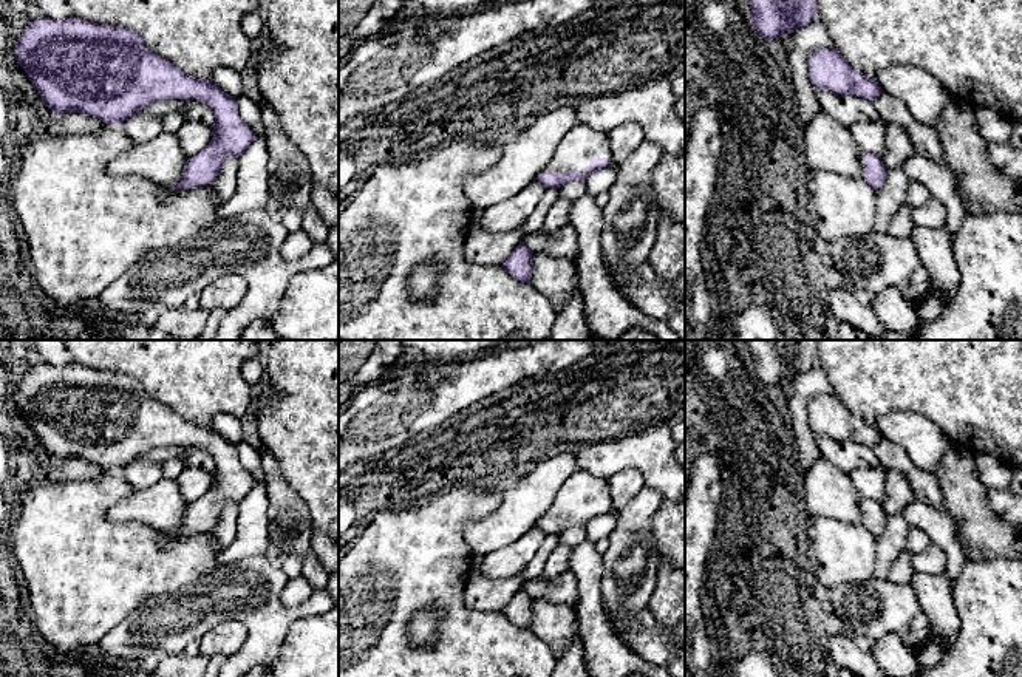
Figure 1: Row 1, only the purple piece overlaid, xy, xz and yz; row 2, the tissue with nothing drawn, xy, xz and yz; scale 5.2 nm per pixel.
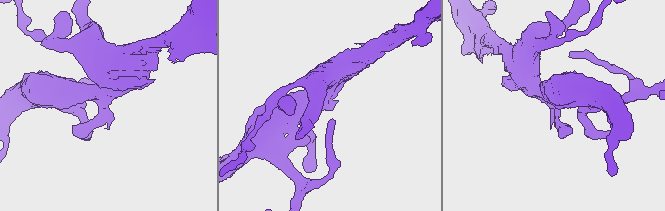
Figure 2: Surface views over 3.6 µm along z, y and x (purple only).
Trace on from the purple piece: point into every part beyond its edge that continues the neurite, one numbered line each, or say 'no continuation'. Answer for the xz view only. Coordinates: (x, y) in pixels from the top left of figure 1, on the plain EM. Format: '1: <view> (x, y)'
1: xz (582, 489)

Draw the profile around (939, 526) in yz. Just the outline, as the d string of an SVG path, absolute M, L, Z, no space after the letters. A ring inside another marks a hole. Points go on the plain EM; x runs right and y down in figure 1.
M914 499L904 510L903 516L912 527L923 530L931 543L937 544L946 555L945 575L954 586L963 564L965 555L956 539L956 526L952 518L946 512L937 512L931 505Z

